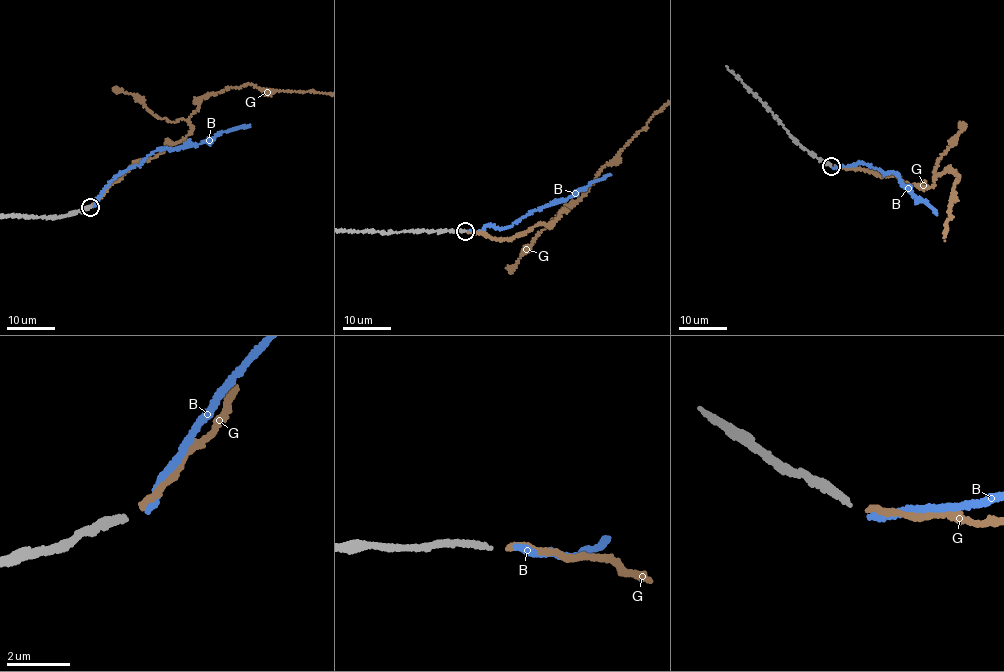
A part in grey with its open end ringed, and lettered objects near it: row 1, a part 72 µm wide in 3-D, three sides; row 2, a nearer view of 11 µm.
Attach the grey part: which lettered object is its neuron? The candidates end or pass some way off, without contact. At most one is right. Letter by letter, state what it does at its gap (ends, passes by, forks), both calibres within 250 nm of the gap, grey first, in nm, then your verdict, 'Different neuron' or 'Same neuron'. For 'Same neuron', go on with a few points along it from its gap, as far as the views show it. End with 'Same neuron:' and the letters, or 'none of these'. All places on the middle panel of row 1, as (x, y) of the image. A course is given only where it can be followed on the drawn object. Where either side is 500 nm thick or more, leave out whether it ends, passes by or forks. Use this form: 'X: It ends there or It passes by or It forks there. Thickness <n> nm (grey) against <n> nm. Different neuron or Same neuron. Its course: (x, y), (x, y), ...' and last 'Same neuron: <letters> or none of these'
B: It ends there. Thickness 200 nm (grey) against 180 nm. Different neuron
G: It ends there. Thickness 200 nm (grey) against 180 nm. Different neuron
Same neuron: none of these

